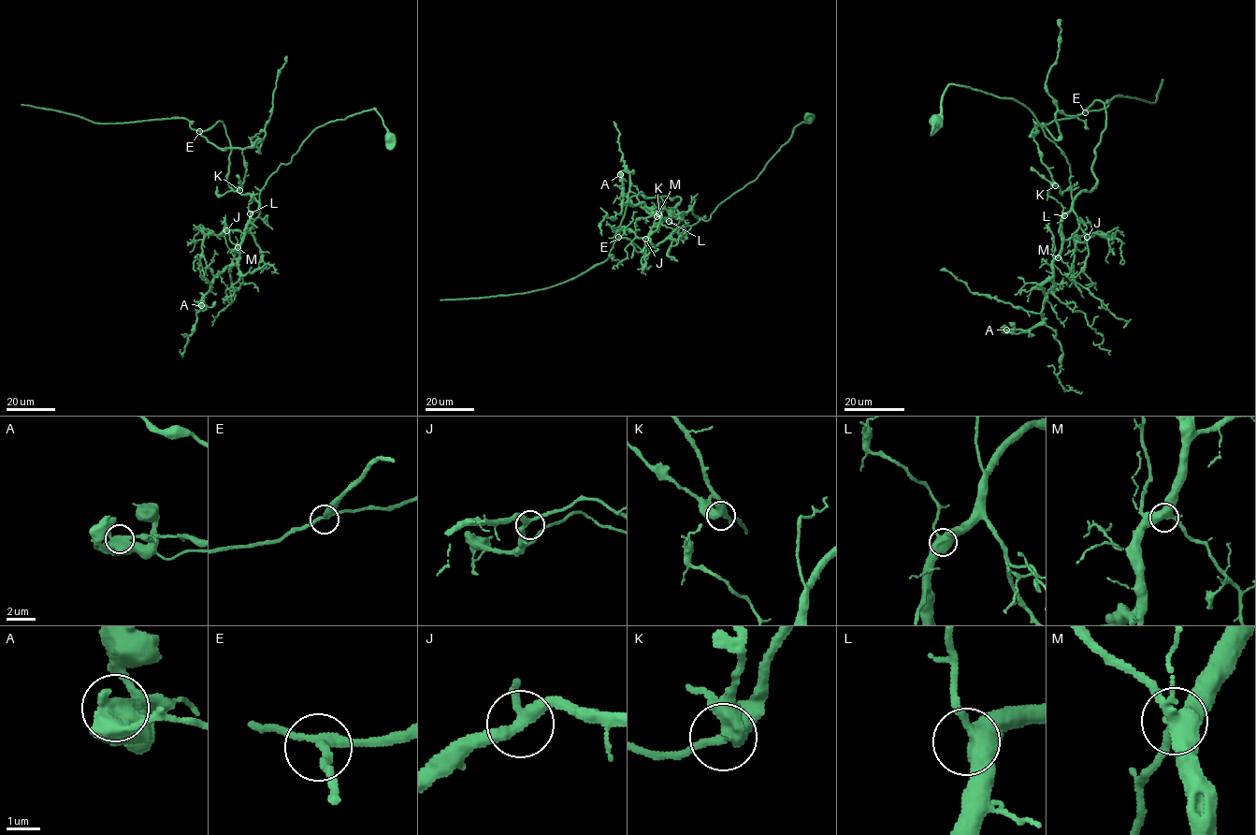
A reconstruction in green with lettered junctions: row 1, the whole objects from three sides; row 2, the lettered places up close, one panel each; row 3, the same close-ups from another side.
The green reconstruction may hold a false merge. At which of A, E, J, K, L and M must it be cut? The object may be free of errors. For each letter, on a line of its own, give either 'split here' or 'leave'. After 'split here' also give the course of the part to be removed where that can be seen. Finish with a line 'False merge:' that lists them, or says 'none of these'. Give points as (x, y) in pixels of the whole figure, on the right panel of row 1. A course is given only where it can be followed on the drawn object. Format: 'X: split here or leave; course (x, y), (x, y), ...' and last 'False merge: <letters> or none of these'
A: split here; course (1006, 329), (1016, 334), (1028, 332), (1044, 320)
E: leave
J: leave
K: leave
L: leave
M: leave
False merge: A

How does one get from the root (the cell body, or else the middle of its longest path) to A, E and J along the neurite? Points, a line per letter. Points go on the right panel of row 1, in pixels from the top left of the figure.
A: (937, 123), (950, 84), (1012, 98), (1069, 165), (1073, 209), (1041, 285), (1042, 322), (1006, 329)
E: (937, 123), (950, 84), (1017, 100), (1064, 153), (1073, 200), (1095, 186), (1106, 120), (1099, 100), (1085, 112)
J: (937, 123), (950, 84), (1026, 107), (1069, 165), (1073, 209), (1061, 221), (1062, 237), (1087, 237)

